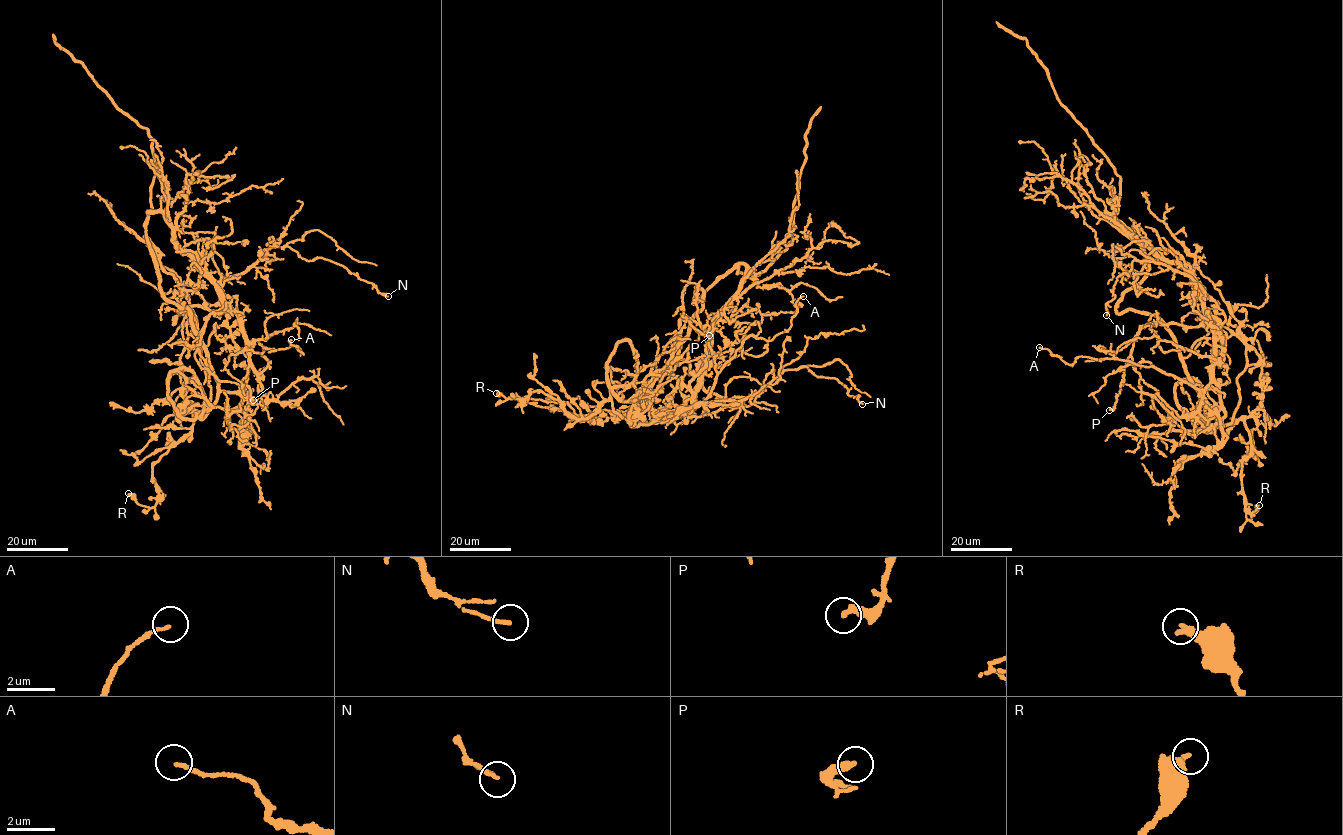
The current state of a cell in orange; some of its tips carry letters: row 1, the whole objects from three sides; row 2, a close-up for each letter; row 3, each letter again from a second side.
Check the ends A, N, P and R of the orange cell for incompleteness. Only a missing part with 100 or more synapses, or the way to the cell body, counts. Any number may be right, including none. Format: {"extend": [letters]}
{"extend": []}

